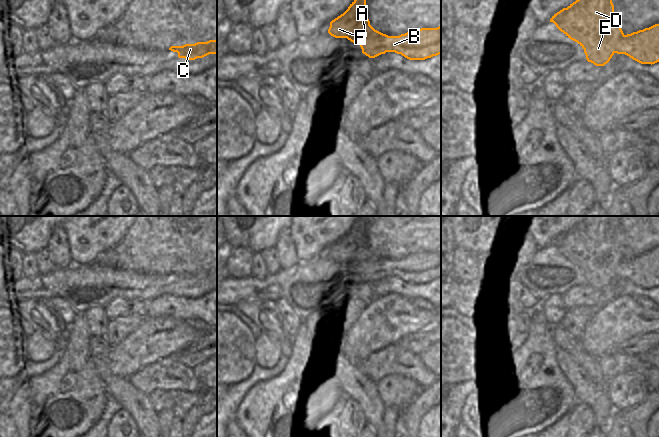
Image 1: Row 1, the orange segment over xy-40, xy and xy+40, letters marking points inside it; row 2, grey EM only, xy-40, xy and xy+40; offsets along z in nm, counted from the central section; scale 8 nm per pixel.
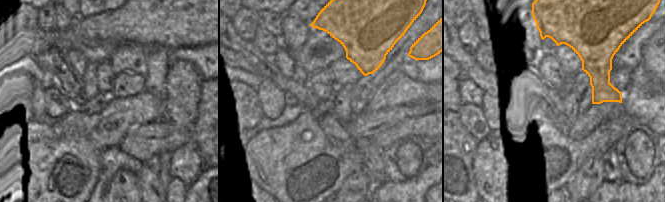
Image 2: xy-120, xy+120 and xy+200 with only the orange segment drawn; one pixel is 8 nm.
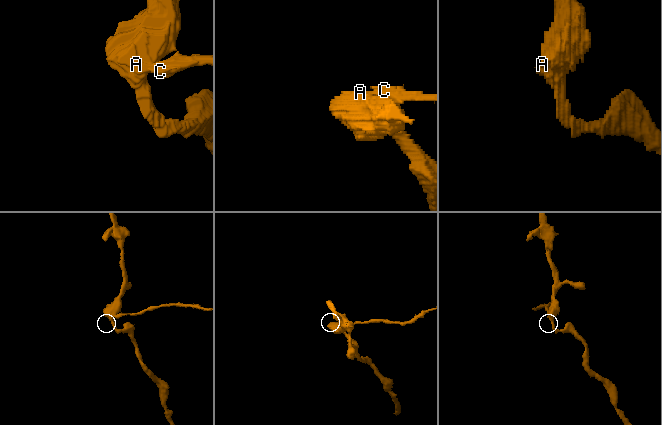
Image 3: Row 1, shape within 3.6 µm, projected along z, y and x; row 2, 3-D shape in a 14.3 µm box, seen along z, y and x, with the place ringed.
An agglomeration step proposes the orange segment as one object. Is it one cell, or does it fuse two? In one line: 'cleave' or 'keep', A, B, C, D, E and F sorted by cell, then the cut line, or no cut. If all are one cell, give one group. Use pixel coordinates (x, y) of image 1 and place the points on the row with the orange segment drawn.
cleave; A D E F / B C; cut in xy along (385, 35), (379, 43), (386, 51)

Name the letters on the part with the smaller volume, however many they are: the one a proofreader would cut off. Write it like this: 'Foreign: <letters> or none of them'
Foreign: B, C

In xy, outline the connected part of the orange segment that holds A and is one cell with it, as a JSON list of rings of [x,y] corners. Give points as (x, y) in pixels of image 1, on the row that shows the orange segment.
[[[354,0],[343,14],[330,22],[328,33],[359,44],[362,53],[369,58],[386,53],[379,42],[387,35],[370,25],[366,0]]]

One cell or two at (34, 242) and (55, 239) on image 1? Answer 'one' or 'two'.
two

